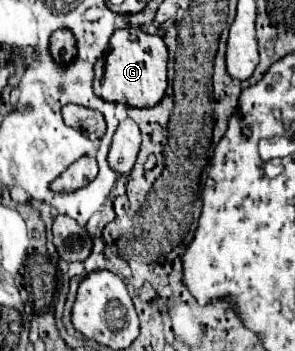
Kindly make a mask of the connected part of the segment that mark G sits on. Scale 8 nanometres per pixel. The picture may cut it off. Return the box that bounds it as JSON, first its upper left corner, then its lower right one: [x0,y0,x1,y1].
[93,29,167,107]

